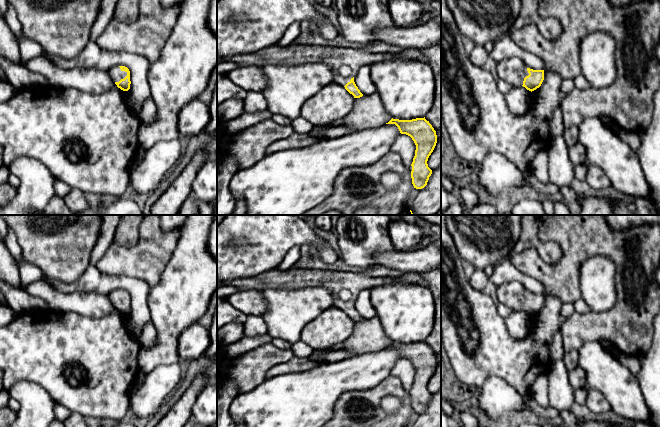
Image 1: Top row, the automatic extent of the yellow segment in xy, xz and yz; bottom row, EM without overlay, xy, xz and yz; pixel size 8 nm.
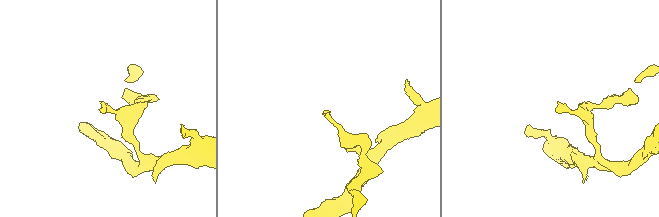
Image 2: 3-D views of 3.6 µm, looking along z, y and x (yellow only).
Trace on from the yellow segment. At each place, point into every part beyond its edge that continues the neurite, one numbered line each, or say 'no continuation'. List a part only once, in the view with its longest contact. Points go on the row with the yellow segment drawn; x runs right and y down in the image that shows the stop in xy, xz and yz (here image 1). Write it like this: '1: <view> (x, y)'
1: xy (116, 74)

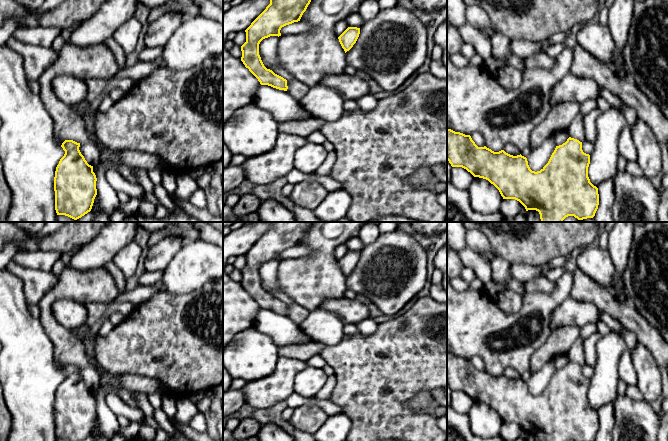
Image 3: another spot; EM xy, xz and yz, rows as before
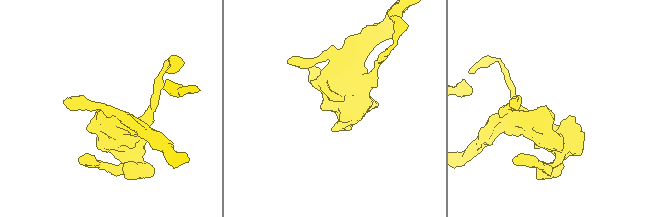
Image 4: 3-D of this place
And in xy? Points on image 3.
no continuation

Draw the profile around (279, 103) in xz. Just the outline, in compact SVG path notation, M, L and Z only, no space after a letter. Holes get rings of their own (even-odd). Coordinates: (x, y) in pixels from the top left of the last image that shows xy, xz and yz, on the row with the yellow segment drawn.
M260 84L254 102L270 112L279 123L312 117L287 91L268 85Z

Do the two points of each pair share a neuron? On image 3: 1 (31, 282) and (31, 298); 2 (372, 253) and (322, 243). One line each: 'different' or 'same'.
1: same
2: different

